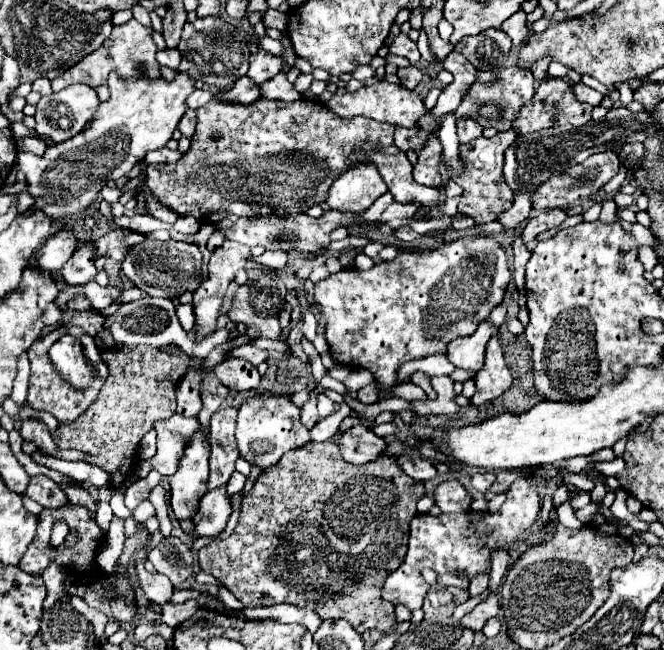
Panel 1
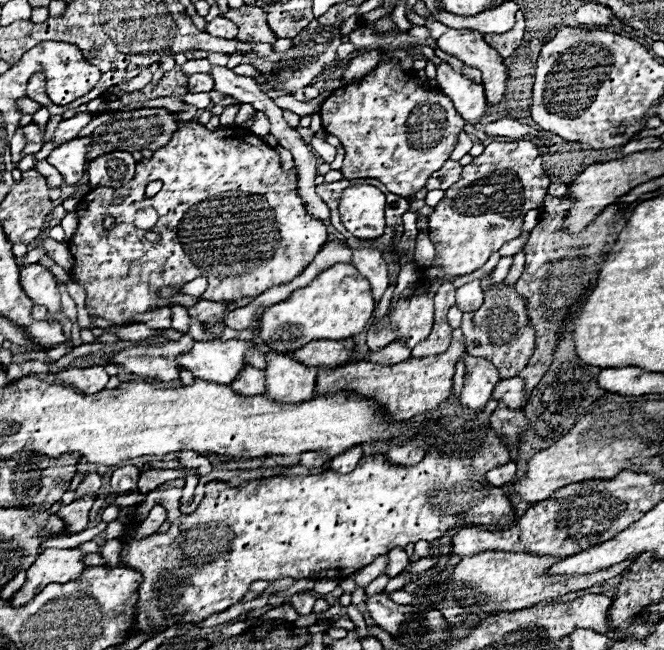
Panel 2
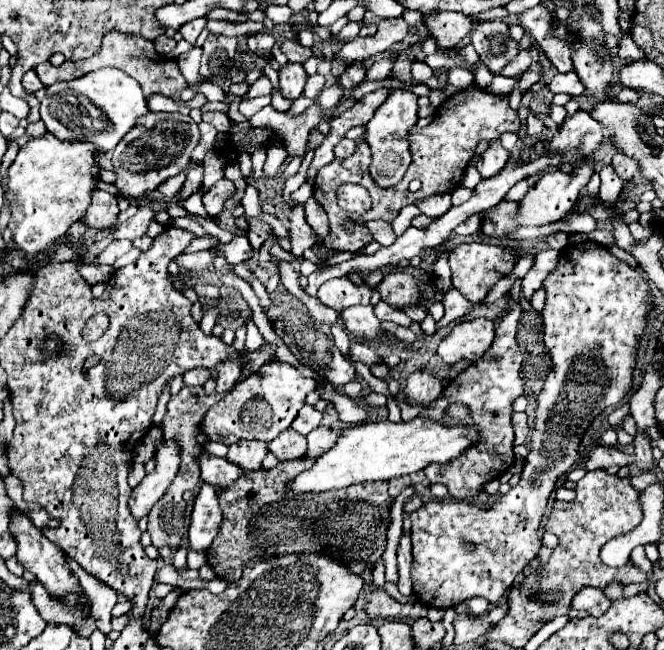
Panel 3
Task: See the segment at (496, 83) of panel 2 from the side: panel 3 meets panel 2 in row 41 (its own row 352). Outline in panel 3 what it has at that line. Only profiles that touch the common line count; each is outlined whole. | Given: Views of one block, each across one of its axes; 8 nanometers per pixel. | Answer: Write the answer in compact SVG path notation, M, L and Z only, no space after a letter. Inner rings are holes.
M474 318L454 326L454 330L440 342L438 354L446 364L454 364L460 358L478 360L492 344L494 328L488 318Z

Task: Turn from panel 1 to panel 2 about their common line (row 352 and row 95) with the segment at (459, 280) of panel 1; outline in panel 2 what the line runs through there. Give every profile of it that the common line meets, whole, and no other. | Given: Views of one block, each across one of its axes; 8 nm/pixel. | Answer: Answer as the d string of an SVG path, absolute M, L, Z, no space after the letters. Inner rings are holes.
M386 62L376 70L372 70L368 76L364 76L362 80L336 90L322 104L320 116L322 116L322 128L328 134L338 136L346 150L342 166L344 178L346 180L376 178L384 186L388 186L392 194L402 198L412 196L420 188L424 188L428 178L444 166L444 162L450 158L456 146L458 132L466 124L466 120L454 110L450 98L446 98L444 94L422 90L422 84L414 74L404 72L400 66L394 66L392 62Z

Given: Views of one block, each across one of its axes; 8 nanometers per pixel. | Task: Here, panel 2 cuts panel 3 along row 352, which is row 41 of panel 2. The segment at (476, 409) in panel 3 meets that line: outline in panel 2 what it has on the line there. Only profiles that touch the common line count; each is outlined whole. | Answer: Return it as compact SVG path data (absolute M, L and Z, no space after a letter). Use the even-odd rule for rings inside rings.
M520 10L516 14L516 24L512 30L504 32L504 34L484 34L484 40L502 56L508 58L514 54L514 50L520 46L522 42L522 34L524 34L524 12Z

